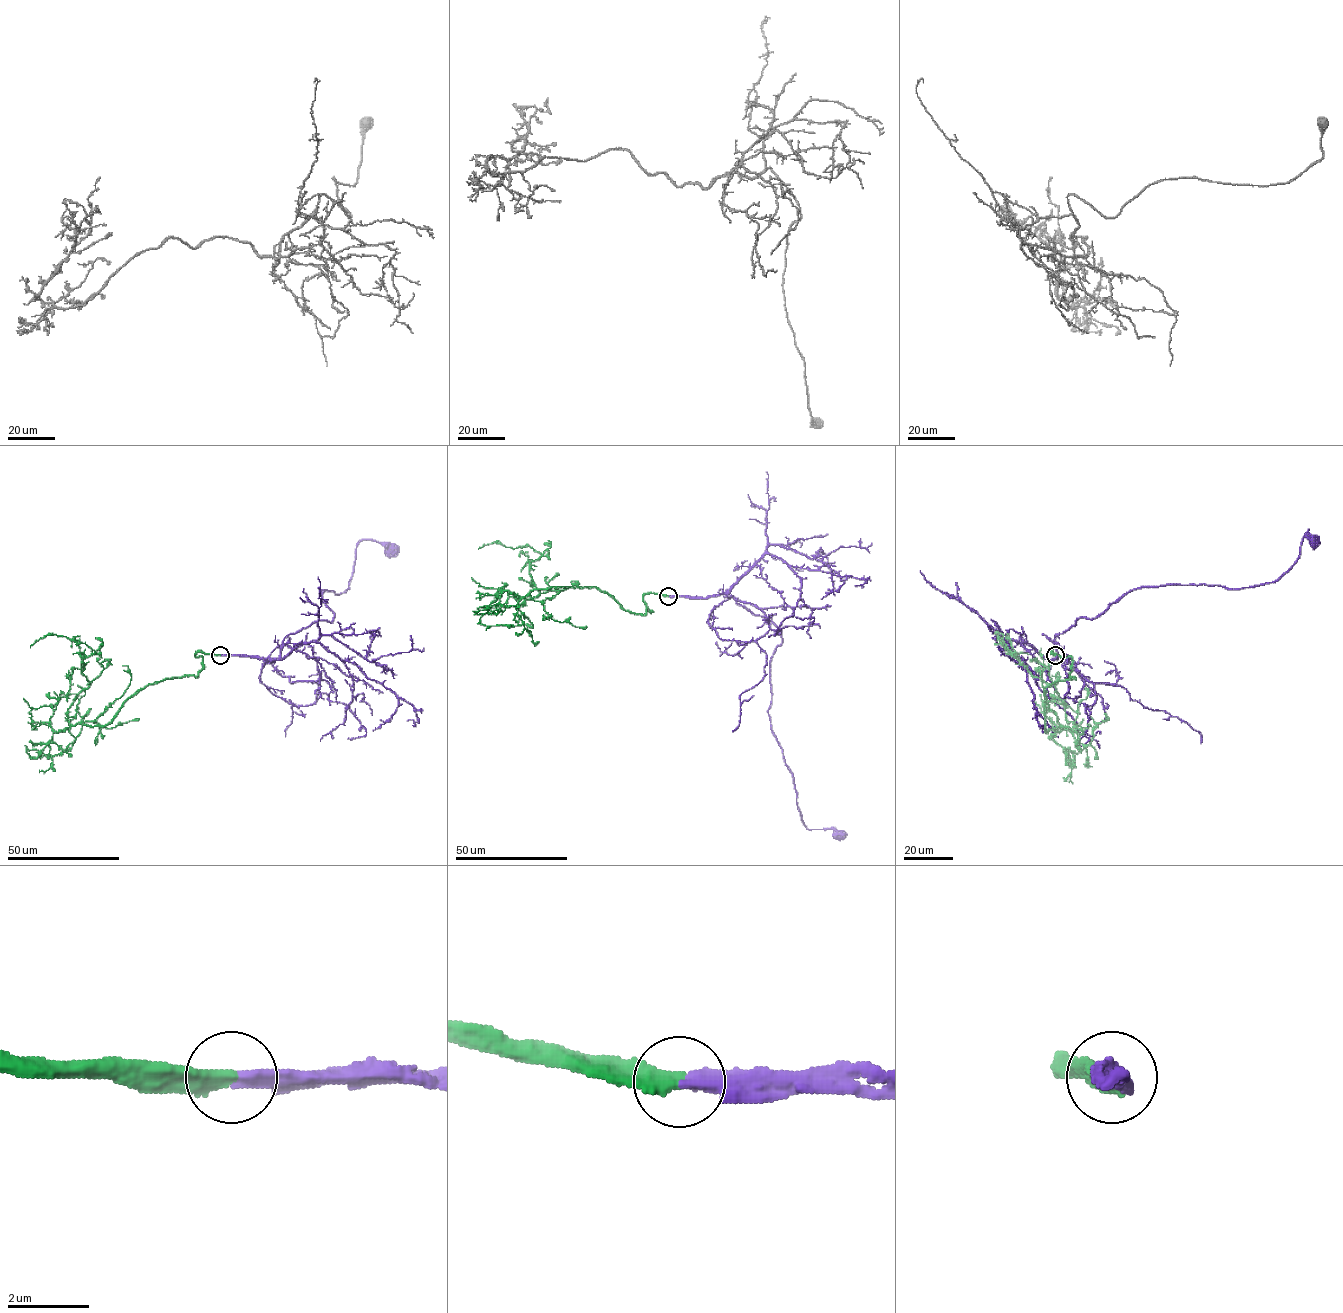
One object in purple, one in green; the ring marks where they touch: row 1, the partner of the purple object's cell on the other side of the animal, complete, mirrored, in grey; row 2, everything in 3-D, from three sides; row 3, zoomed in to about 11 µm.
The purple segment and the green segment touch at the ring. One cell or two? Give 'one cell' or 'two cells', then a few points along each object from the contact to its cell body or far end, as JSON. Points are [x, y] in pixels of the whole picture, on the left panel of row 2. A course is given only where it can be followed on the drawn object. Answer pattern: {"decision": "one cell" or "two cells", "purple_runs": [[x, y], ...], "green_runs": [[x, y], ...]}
{"decision": "one cell", "purple_runs": [[220, 655], [277, 659], [285, 637], [333, 620], [320, 590], [340, 594], [348, 588], [361, 540], [390, 549]], "green_runs": [[220, 655], [198, 651], [197, 676], [146, 685], [104, 725], [73, 725], [94, 651], [52, 634], [30, 647]]}

